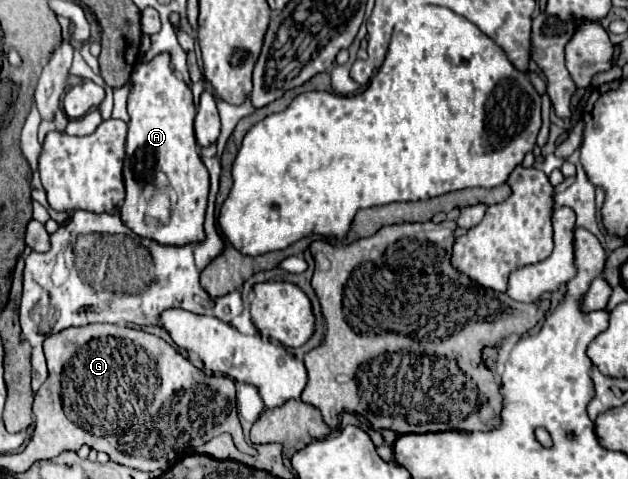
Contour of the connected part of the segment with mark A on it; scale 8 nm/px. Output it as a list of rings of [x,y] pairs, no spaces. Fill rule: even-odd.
[[[157,55],[143,67],[135,67],[131,75],[131,93],[127,109],[131,115],[127,135],[127,155],[123,165],[125,199],[121,203],[119,217],[135,235],[153,239],[159,245],[195,245],[205,241],[203,221],[209,197],[209,171],[201,161],[201,147],[197,145],[193,119],[195,105],[191,89],[169,69],[169,55]],[[161,171],[167,175],[169,187],[177,193],[177,201],[171,203],[171,219],[165,227],[145,229],[145,207],[155,195],[153,175]]]

